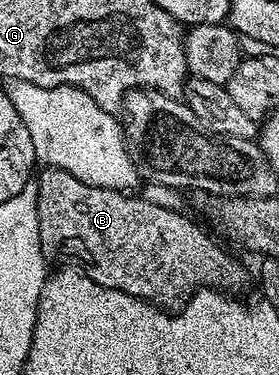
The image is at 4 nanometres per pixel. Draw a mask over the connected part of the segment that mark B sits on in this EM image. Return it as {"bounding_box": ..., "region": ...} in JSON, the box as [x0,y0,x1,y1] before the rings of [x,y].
{"bounding_box":[36,168,246,307],"region":[[[43,168],[36,177],[38,187],[38,230],[40,231],[40,243],[47,258],[58,260],[58,263],[77,263],[78,261],[92,261],[88,263],[90,273],[87,278],[96,283],[100,283],[105,289],[119,289],[133,297],[141,297],[143,301],[149,301],[159,307],[166,307],[169,301],[174,301],[182,296],[181,299],[189,299],[198,292],[199,289],[213,289],[215,291],[238,291],[246,281],[246,269],[234,257],[229,257],[196,222],[190,217],[185,217],[185,212],[176,210],[165,210],[164,207],[158,207],[153,203],[146,202],[141,195],[127,195],[120,190],[108,190],[100,186],[89,186],[88,183],[82,183],[80,179],[74,178],[68,171]]]}

